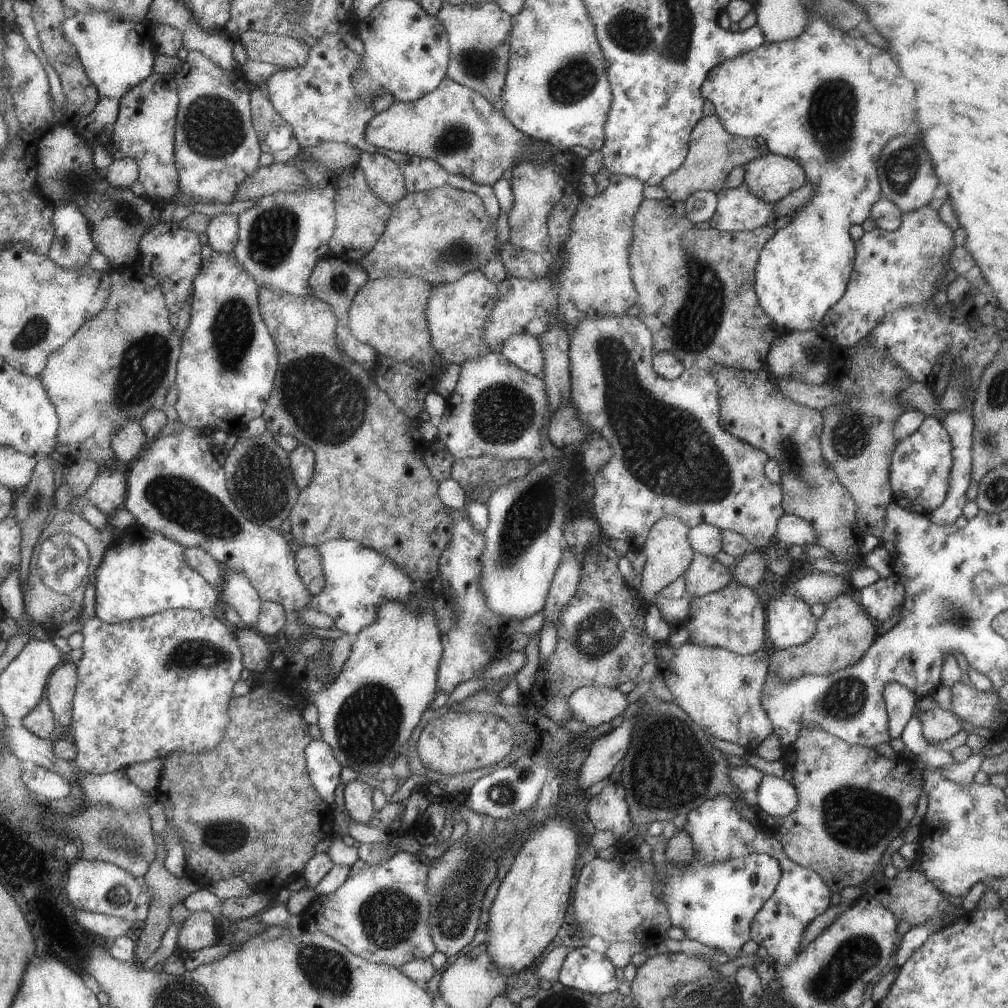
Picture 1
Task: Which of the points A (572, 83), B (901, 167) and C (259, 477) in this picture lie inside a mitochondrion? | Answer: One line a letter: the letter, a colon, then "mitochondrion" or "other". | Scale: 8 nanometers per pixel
A: mitochondrion
B: mitochondrion
C: mitochondrion

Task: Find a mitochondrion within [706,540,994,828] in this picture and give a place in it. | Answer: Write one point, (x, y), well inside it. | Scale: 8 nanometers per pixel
(845, 698)

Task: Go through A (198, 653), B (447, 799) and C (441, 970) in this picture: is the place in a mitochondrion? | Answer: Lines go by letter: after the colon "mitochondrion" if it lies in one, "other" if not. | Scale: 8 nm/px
A: mitochondrion
B: other
C: other

